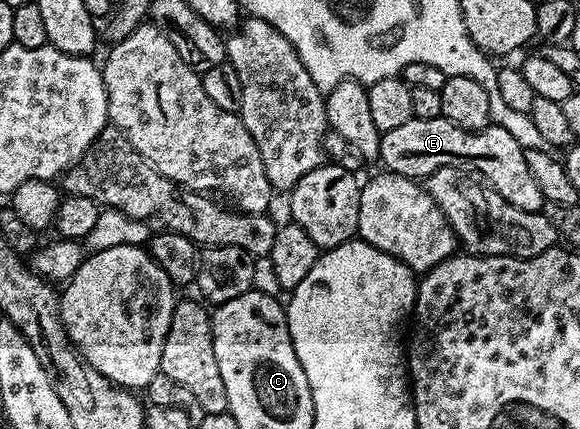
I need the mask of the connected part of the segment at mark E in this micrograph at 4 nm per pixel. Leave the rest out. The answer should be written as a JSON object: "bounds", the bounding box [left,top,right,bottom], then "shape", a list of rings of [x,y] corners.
{"bounds":[378,117,545,212],"shape":[[[444,117],[433,120],[411,118],[409,124],[400,124],[398,128],[380,134],[378,161],[384,162],[390,173],[416,180],[425,180],[441,168],[465,170],[488,183],[502,198],[509,200],[509,204],[525,212],[539,212],[545,203],[537,180],[529,173],[529,164],[525,164],[523,152],[523,146],[517,144],[505,128],[494,124],[484,130],[462,130]]]}

